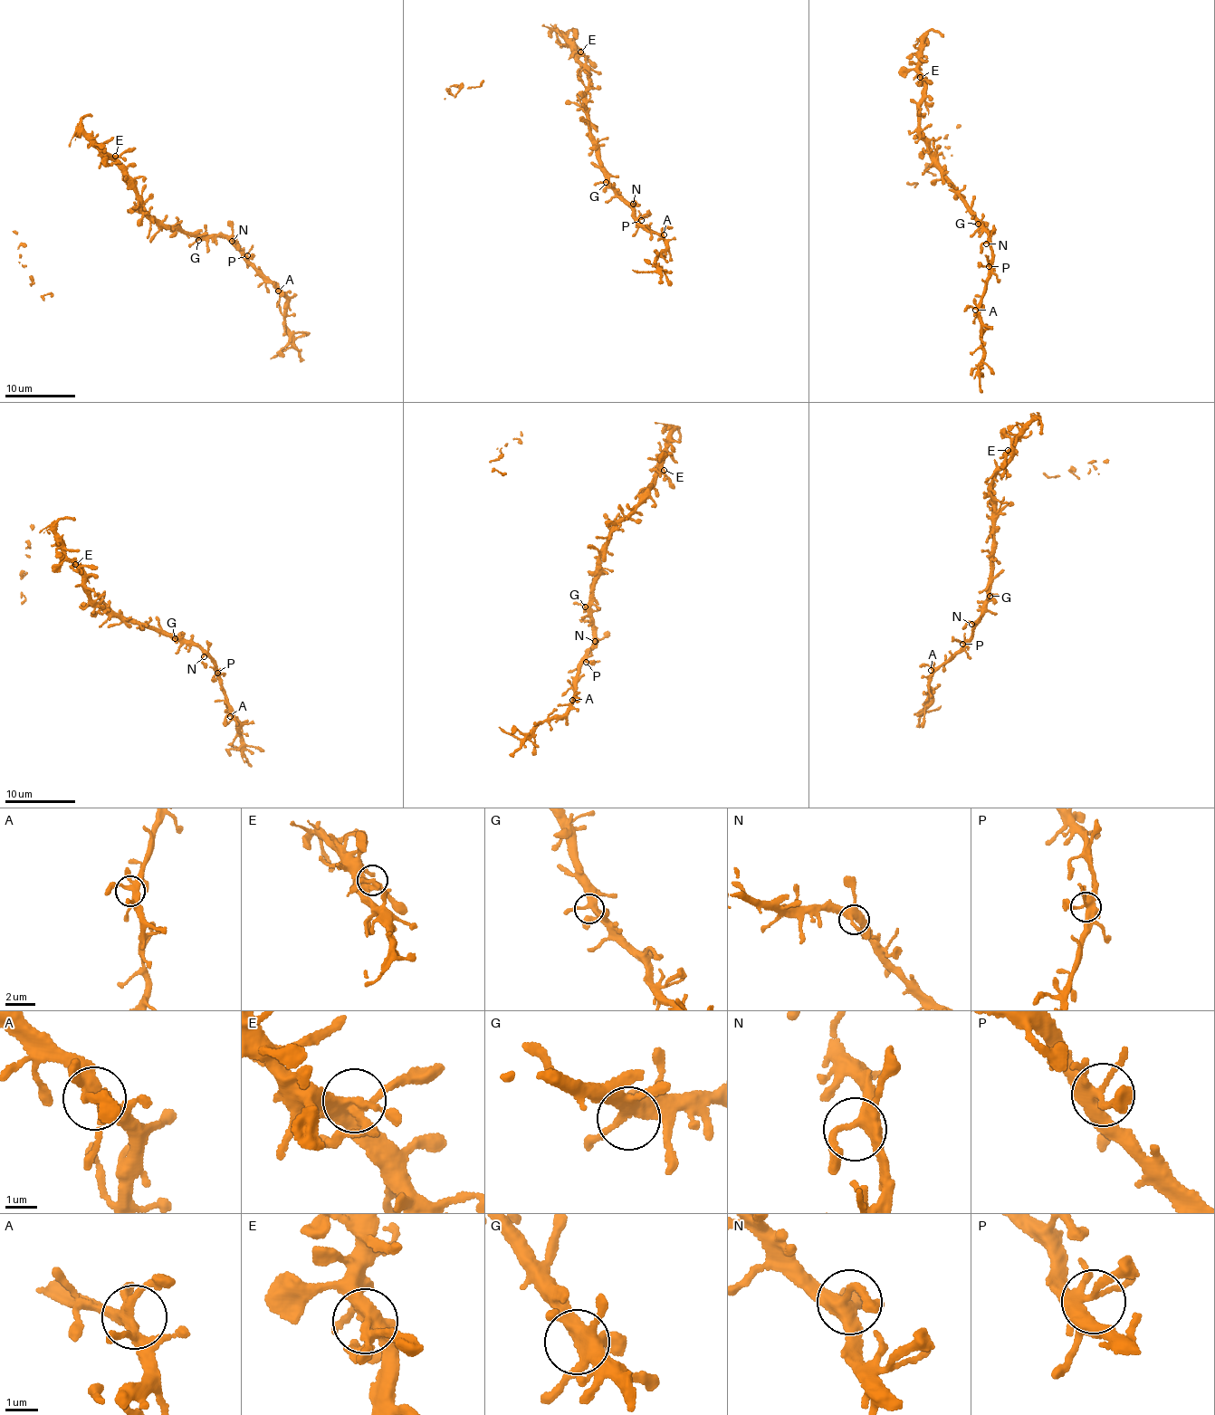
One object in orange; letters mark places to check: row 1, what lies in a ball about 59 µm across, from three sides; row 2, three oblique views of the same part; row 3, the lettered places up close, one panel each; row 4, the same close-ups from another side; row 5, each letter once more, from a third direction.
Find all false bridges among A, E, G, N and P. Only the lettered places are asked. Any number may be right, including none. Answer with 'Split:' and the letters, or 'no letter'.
Split: no letter

